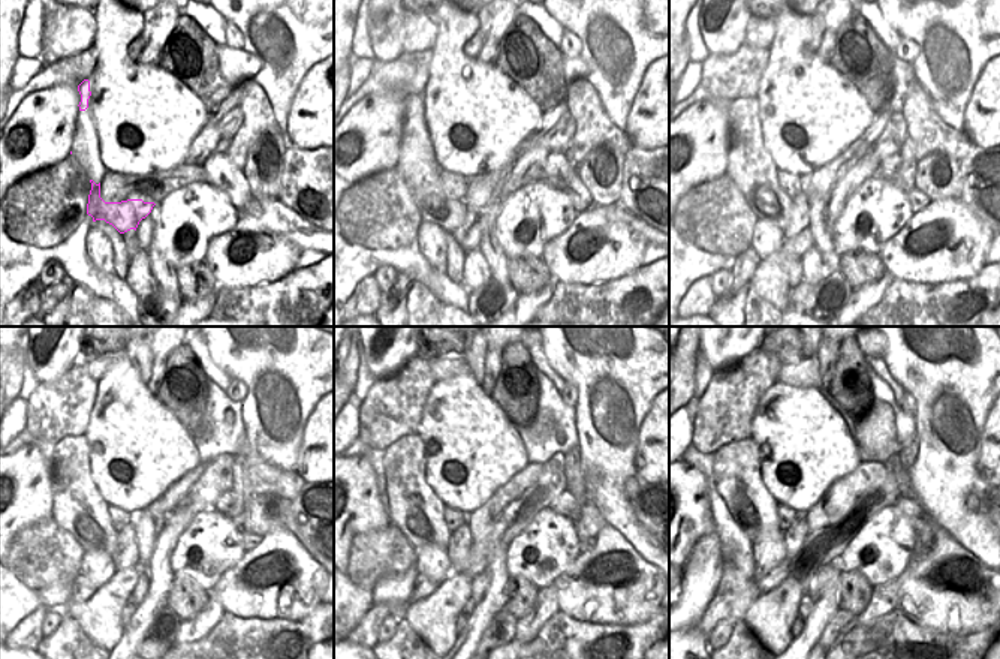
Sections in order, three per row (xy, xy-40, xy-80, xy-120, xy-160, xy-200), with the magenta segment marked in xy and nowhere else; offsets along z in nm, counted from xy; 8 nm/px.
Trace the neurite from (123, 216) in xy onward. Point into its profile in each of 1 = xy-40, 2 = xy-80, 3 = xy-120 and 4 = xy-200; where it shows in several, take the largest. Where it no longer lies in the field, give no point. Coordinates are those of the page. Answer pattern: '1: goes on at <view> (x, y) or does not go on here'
1: goes on at xy-40 (421, 171)
2: goes on at xy-80 (758, 181)
3: goes on at xy-120 (87, 520)
4: goes on at xy-200 (735, 466)

